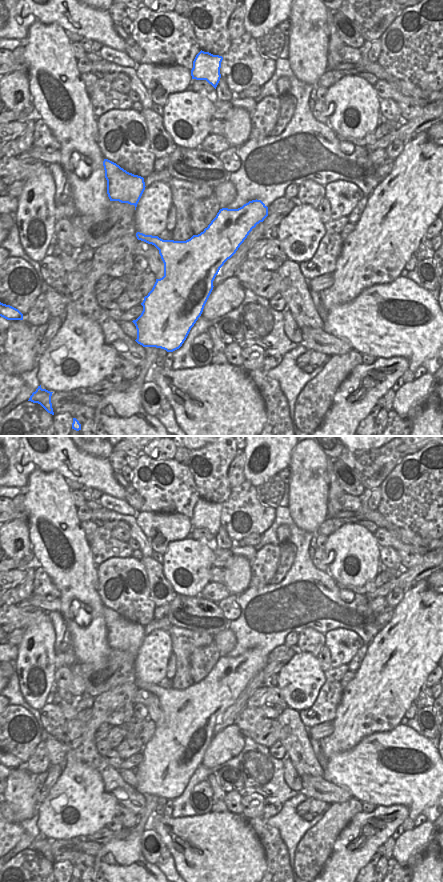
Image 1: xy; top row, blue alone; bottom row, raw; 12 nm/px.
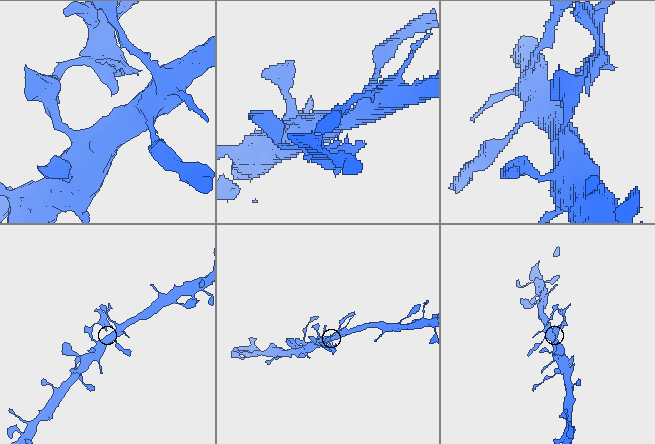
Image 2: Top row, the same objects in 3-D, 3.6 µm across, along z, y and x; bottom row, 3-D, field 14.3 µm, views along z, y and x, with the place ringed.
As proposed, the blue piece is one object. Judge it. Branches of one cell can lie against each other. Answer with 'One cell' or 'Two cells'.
Two cells.

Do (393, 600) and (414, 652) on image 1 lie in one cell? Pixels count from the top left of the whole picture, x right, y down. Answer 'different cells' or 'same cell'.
different cells

